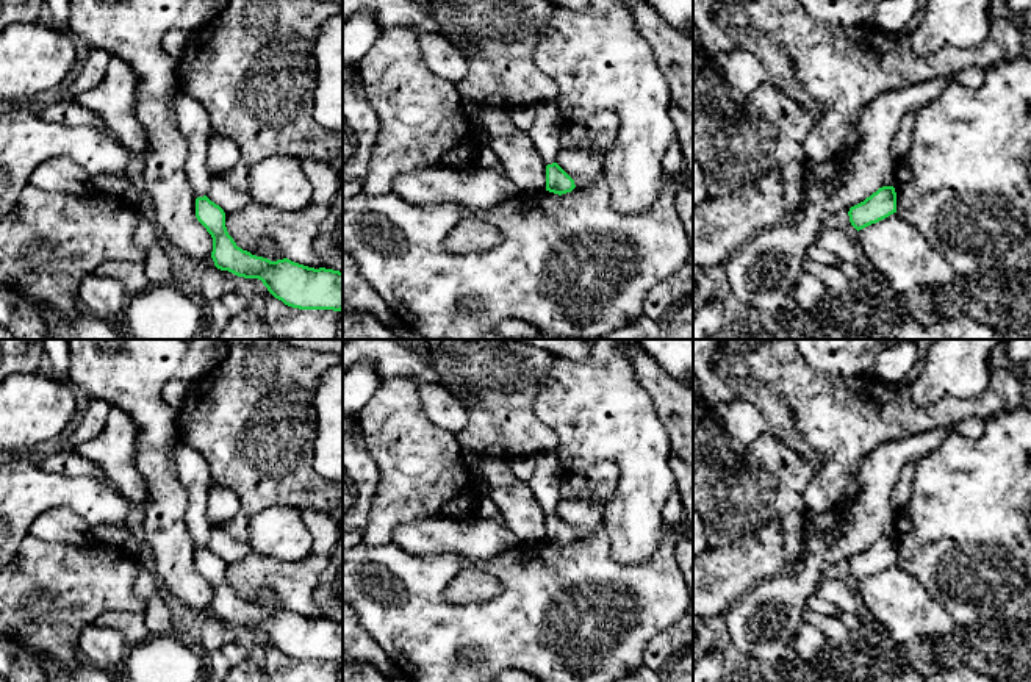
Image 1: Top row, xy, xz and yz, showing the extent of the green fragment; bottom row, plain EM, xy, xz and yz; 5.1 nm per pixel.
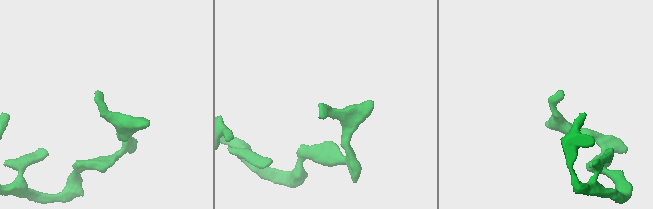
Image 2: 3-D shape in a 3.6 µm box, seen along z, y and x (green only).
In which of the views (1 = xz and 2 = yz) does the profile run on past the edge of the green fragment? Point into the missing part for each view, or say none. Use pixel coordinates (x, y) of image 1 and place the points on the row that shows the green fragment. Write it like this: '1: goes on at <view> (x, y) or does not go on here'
1: does not go on here
2: does not go on here

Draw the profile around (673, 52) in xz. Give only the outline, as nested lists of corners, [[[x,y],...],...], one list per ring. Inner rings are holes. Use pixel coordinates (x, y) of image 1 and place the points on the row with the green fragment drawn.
[[[627,0],[638,34],[651,45],[673,102],[693,117],[693,39],[673,28],[646,0]]]

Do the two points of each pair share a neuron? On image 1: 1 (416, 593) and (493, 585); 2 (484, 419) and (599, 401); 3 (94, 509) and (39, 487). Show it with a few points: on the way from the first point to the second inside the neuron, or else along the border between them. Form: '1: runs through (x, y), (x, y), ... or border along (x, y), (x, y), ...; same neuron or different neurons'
1: border along (474, 567), (449, 582), (448, 603); different neurons
2: border along (543, 377), (535, 393), (534, 413), (557, 438); different neurons
3: runs through (80, 495), (53, 490); same neuron

